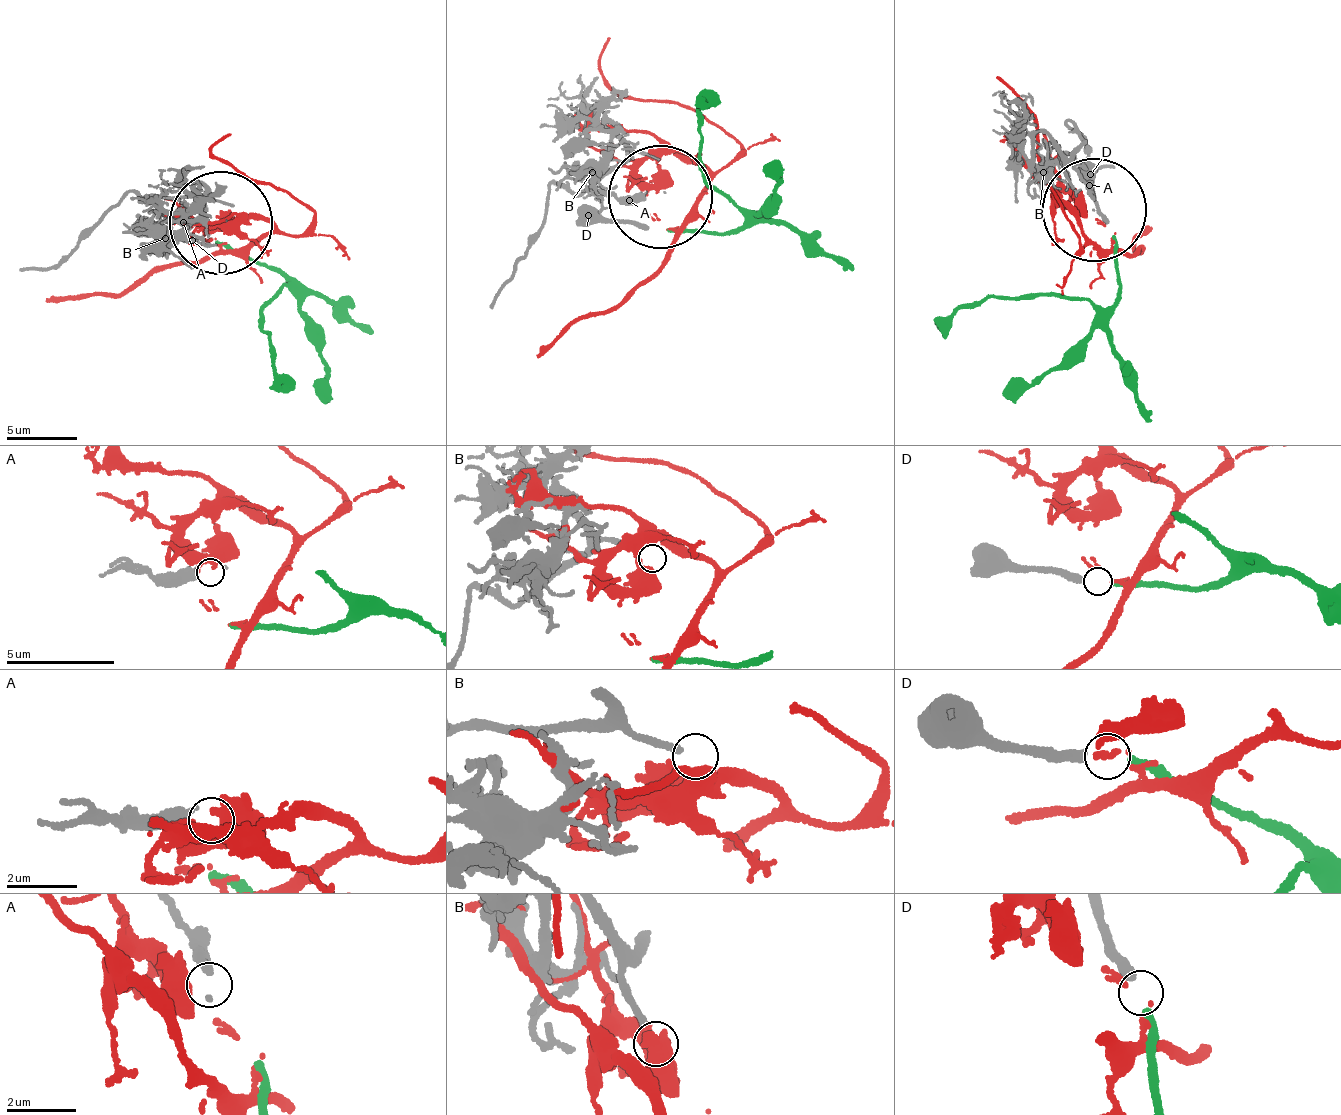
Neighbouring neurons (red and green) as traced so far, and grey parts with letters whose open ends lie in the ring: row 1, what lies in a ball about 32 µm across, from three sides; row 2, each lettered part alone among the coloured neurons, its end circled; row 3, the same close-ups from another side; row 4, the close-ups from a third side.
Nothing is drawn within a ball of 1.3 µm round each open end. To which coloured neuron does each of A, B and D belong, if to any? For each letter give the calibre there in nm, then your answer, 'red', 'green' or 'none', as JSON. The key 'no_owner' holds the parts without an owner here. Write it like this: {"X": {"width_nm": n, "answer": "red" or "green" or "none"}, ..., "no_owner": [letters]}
{"A": {"width_nm": 400, "answer": "none"}, "B": {"width_nm": 170, "answer": "none"}, "D": {"width_nm": 320, "answer": "green"}, "no_owner": ["A", "B"]}

